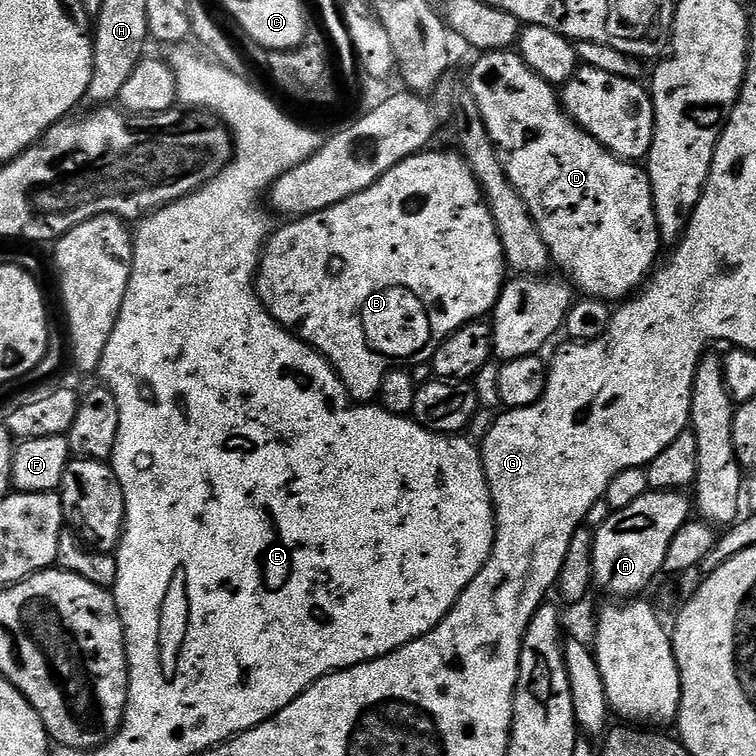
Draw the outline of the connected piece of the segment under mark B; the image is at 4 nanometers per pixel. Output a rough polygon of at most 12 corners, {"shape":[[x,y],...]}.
{"shape":[[425,150],[268,237],[256,293],[356,402],[487,317],[502,242]]}

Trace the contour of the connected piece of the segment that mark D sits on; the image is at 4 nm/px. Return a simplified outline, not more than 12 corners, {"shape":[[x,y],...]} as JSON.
{"shape":[[515,51],[467,91],[585,297],[620,302],[662,251],[652,187]]}

